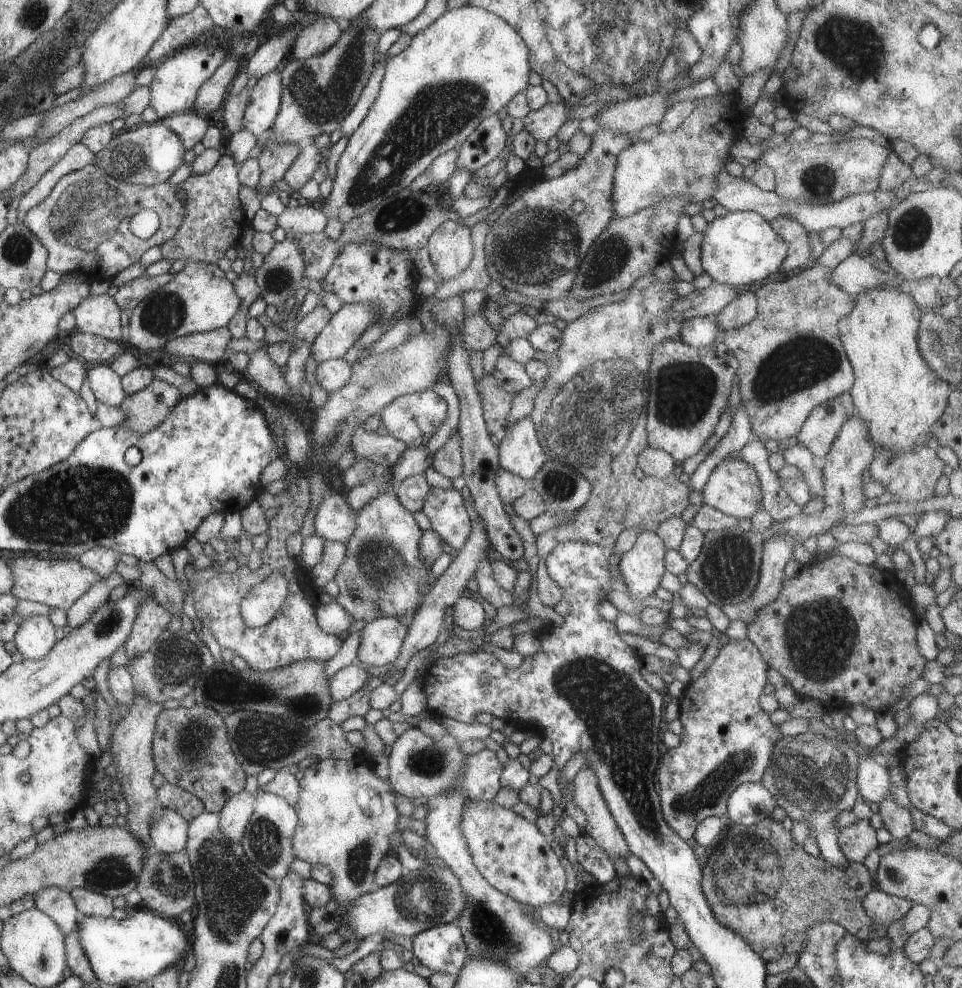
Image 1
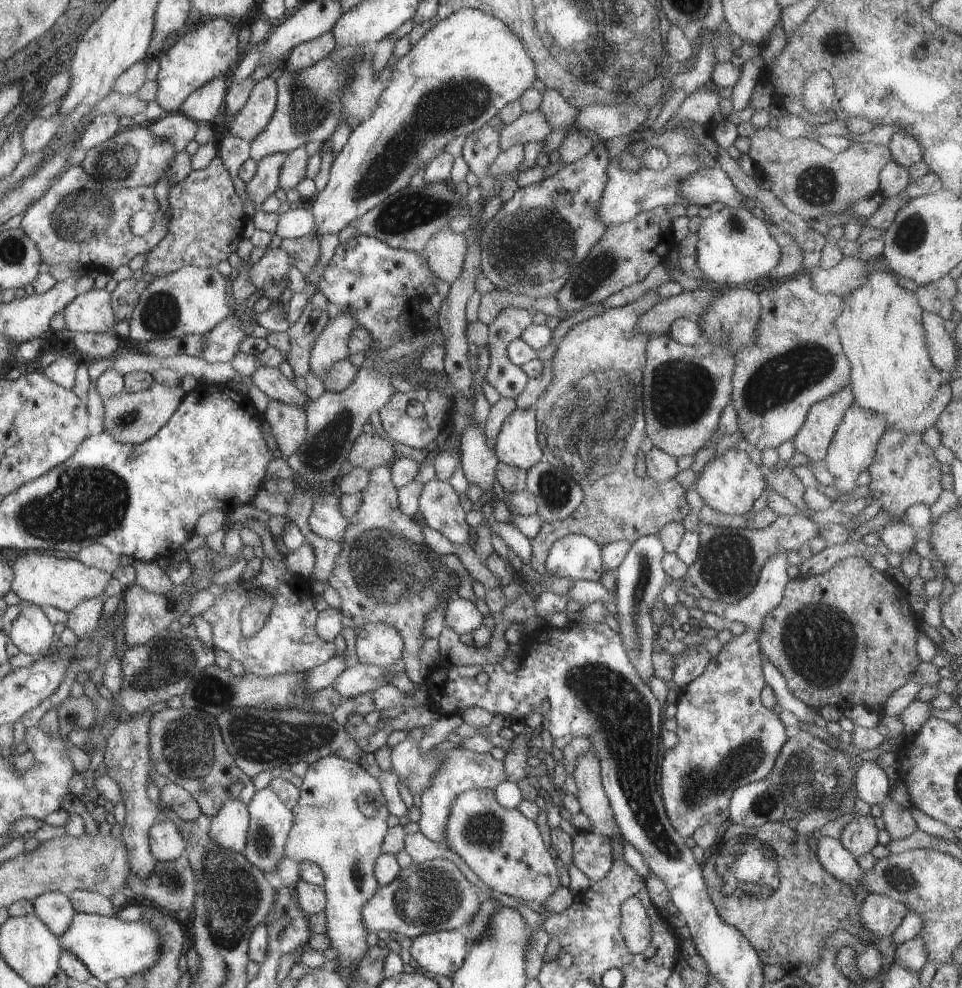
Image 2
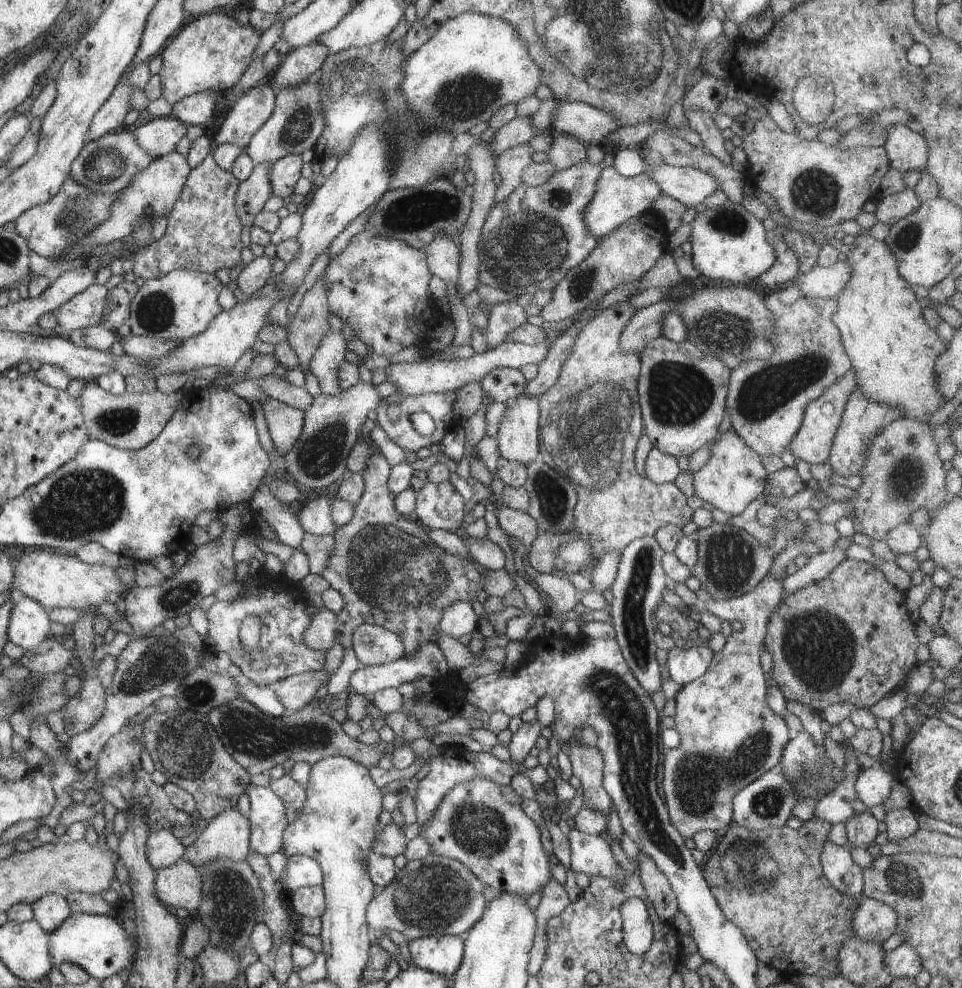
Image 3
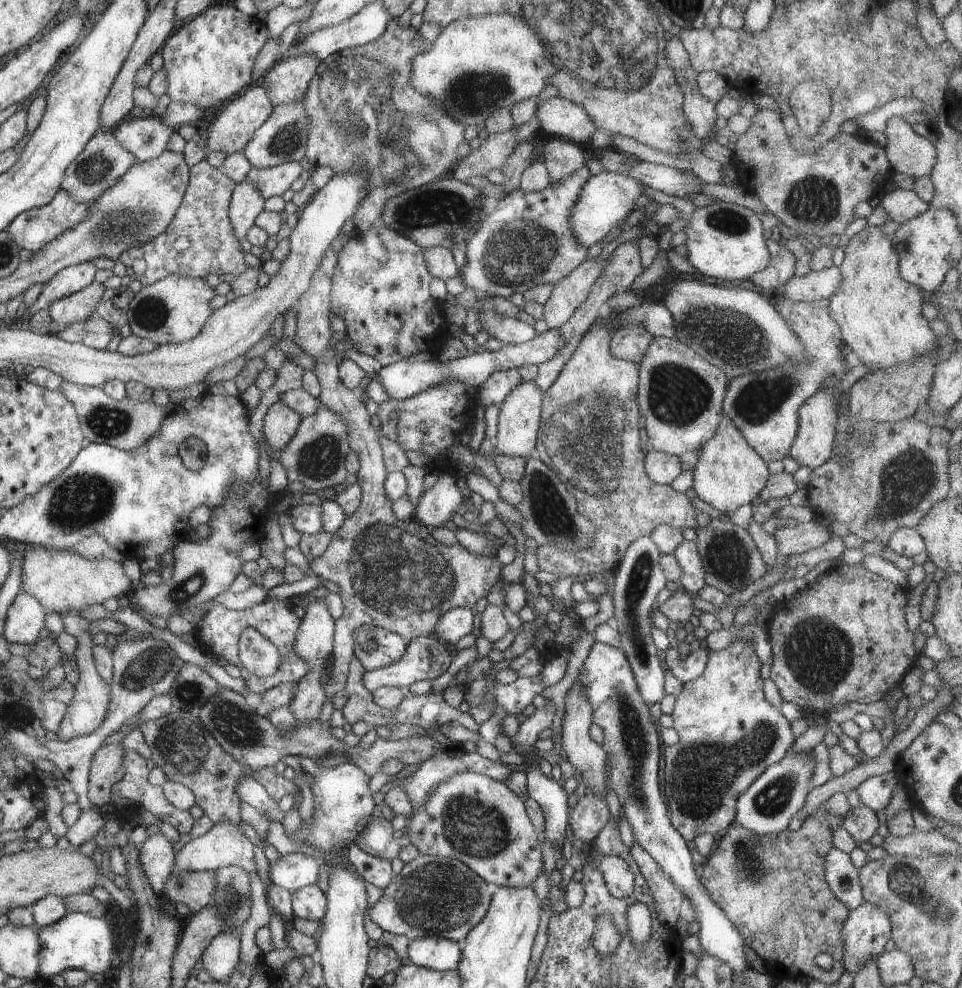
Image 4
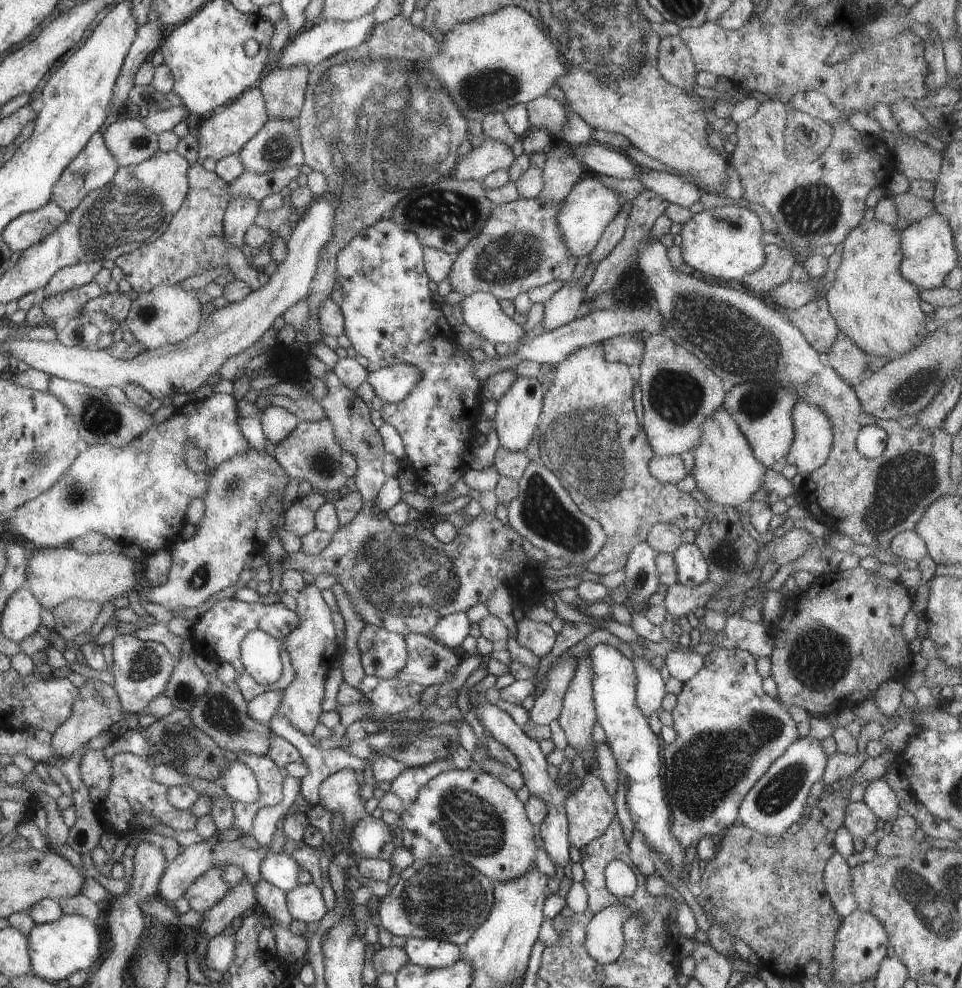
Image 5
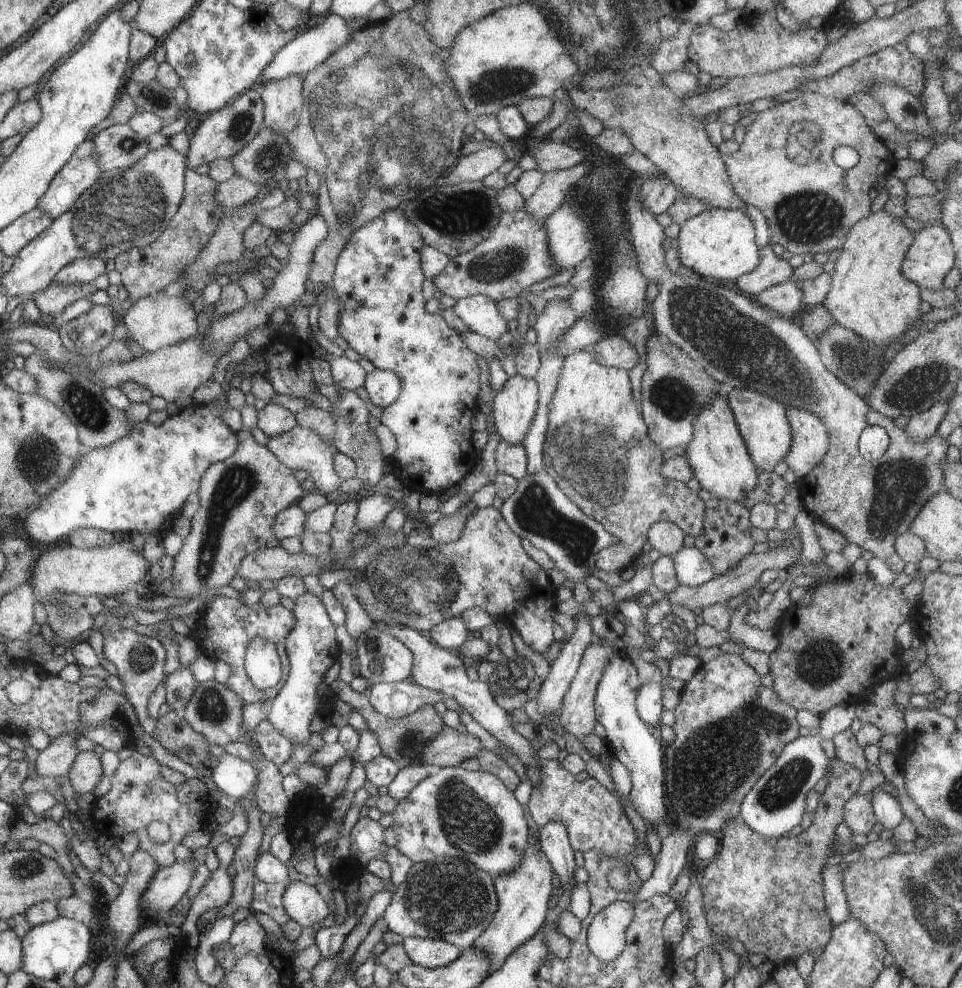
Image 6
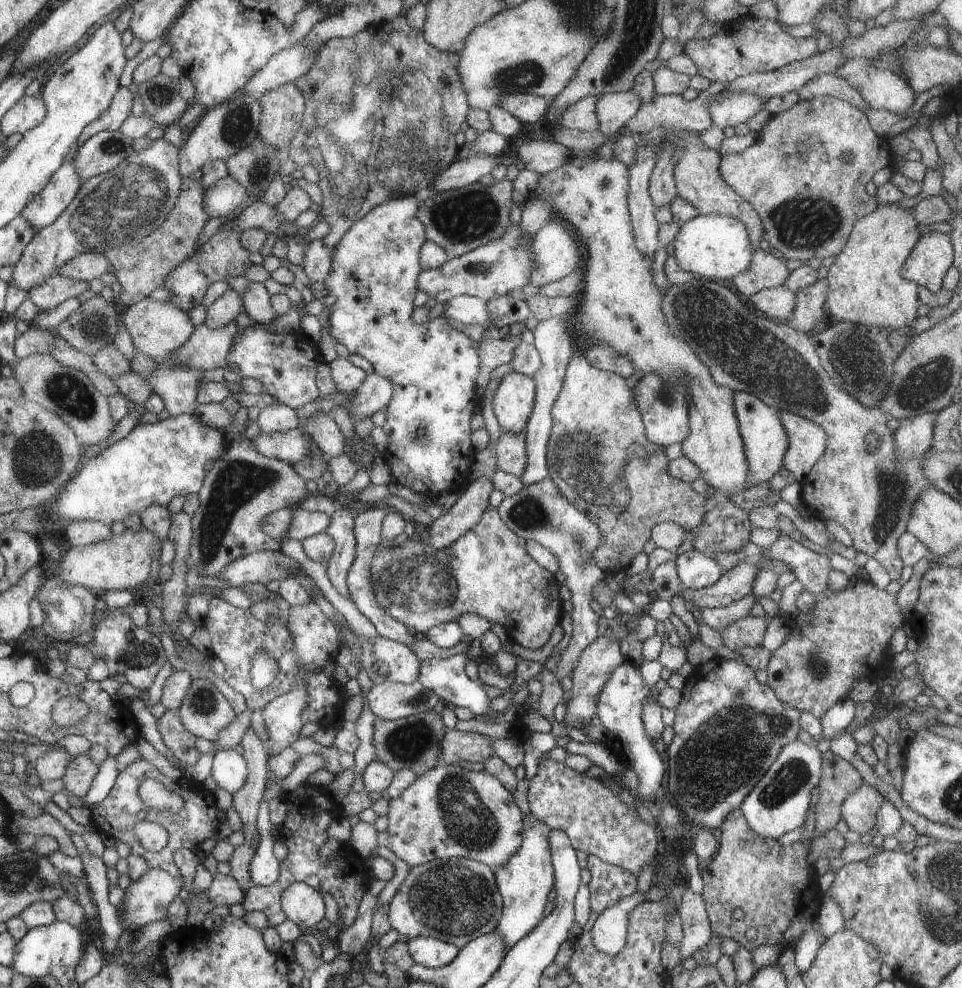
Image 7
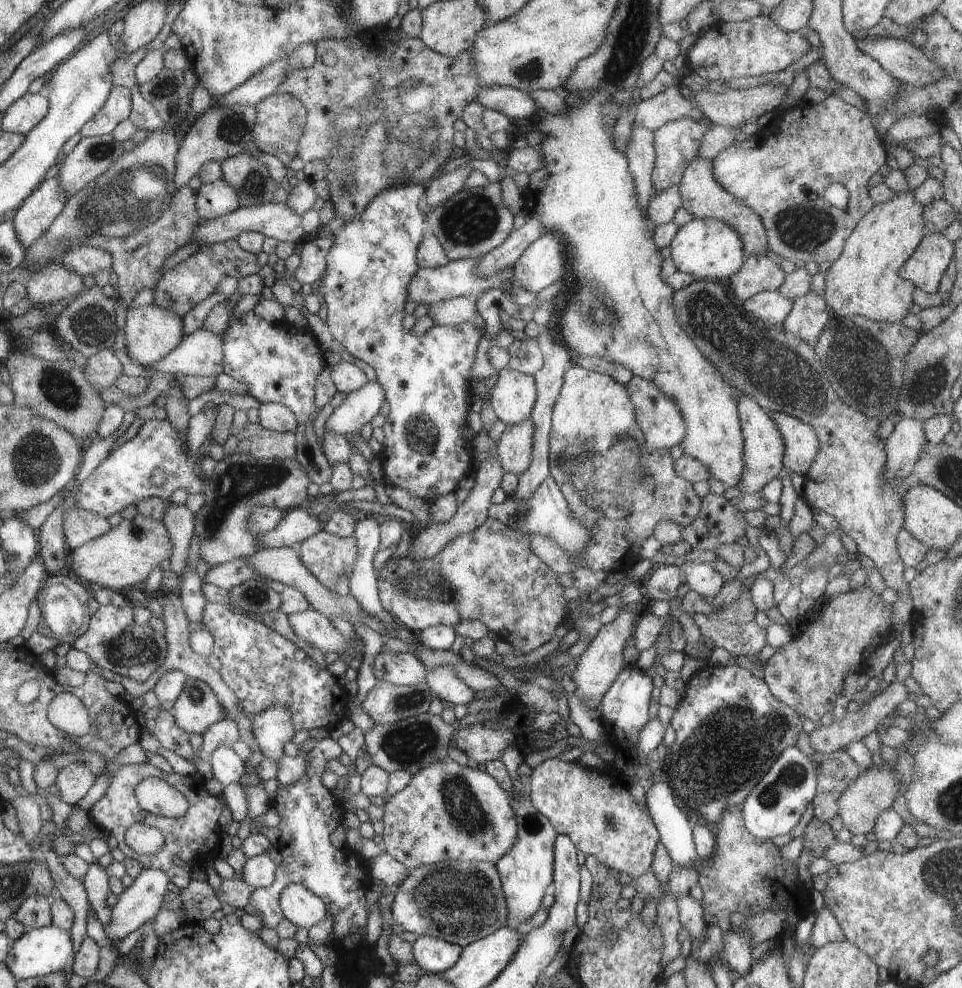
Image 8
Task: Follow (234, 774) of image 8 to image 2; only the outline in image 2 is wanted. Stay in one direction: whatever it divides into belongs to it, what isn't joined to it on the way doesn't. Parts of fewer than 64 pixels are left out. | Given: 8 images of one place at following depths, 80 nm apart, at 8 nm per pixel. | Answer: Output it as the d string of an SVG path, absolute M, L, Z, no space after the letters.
M271 786L256 791L247 804L249 810L249 831L244 855L262 872L275 872L275 866L285 856L285 842L293 825L294 815Z

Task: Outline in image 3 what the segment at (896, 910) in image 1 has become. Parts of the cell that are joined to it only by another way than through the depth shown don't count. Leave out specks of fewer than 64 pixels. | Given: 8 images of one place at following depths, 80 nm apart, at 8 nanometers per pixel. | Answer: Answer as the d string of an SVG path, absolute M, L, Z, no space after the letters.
M862 897L851 922L854 936L882 945L897 932L897 914L887 904Z

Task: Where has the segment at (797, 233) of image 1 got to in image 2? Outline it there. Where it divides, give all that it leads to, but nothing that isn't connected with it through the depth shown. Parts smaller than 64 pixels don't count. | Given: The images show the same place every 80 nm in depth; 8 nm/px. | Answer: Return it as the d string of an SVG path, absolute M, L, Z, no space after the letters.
M776 225L769 226L772 238L780 245L780 262L769 272L770 278L790 278L802 273L803 252L798 243Z

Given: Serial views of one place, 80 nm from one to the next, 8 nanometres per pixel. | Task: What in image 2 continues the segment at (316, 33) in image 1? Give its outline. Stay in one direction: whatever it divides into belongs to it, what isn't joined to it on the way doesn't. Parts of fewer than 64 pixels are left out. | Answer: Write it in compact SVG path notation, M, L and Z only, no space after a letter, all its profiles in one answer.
M331 31L325 32L317 39L295 46L290 54L286 56L286 61L281 70L286 70L288 73L298 73L318 64L322 59L330 56L337 48Z

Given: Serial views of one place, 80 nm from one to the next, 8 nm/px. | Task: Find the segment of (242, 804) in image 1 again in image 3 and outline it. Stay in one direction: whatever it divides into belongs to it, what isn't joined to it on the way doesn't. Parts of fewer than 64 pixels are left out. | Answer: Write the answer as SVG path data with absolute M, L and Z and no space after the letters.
M235 807L209 820L199 838L185 848L182 858L193 865L204 865L225 859L246 861L251 853L250 821Z

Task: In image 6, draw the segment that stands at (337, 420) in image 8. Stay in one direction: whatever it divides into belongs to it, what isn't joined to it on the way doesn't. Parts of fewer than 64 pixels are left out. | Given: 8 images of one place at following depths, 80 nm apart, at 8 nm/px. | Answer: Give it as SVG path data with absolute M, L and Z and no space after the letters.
M376 369L367 374L363 387L368 392L368 398L370 398L368 404L384 409L402 394L402 378L396 376L396 372Z

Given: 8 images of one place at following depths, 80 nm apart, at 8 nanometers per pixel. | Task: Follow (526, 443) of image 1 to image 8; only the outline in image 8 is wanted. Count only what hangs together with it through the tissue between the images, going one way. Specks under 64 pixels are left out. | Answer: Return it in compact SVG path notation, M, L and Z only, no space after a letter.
M501 369L490 393L490 404L497 418L507 426L518 424L532 412L537 399L536 381L533 375Z

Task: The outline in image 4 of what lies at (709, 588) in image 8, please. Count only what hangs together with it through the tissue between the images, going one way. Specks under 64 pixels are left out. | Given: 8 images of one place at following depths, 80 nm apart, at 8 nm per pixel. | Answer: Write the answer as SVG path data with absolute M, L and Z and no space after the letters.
M684 541L673 555L681 566L682 574L676 584L681 584L684 590L696 594L705 585L705 568L695 541Z

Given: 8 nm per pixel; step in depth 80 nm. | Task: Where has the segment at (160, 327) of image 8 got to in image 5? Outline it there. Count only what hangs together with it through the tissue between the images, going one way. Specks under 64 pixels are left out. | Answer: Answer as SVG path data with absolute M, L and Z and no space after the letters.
M166 283L132 301L122 326L130 329L142 349L155 349L162 345L176 344L192 337L200 326L200 302L196 290L186 291L177 284Z

